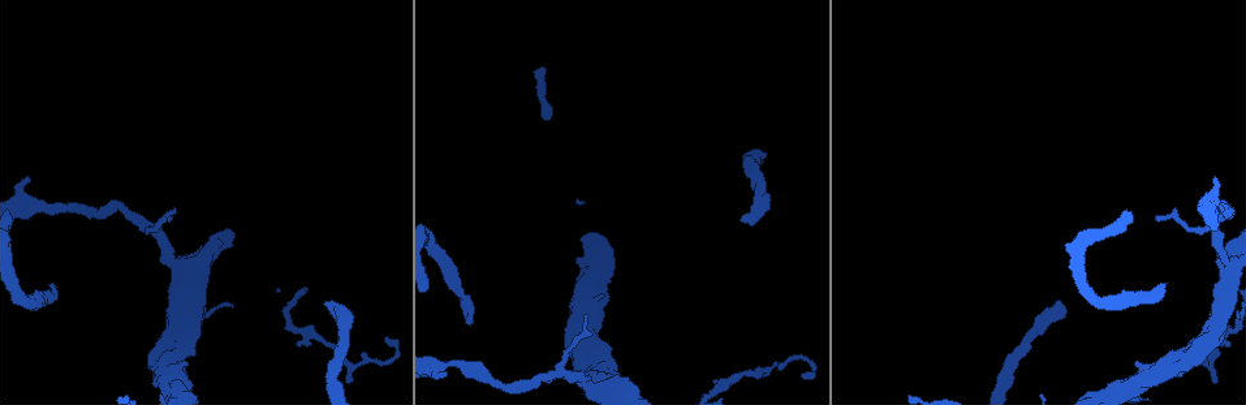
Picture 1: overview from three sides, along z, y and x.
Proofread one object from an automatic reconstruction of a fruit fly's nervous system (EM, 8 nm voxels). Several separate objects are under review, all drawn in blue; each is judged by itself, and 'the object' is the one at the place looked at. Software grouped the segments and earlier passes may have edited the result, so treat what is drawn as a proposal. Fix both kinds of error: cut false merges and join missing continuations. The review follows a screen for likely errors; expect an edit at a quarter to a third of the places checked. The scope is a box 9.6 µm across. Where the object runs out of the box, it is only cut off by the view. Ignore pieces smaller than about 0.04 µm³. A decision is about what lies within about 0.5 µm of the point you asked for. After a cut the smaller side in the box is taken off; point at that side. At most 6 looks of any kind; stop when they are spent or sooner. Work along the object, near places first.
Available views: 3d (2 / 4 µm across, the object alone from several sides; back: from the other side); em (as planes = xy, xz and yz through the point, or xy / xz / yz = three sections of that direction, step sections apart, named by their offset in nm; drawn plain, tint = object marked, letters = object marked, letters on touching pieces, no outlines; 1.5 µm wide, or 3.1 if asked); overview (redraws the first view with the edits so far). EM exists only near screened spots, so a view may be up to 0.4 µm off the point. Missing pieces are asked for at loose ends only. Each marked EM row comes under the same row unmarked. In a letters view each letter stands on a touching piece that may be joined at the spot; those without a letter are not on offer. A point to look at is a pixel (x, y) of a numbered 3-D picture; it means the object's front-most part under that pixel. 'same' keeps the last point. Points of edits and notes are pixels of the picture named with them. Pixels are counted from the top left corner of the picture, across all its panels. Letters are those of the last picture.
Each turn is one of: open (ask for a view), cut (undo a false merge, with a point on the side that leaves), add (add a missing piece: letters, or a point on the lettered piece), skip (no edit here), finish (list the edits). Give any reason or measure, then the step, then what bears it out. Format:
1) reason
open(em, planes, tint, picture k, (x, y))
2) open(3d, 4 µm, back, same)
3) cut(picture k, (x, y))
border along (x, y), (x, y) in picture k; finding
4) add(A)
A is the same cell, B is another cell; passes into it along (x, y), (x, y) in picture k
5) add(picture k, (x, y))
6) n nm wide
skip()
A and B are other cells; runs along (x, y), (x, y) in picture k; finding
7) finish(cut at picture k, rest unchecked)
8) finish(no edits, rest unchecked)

long arm stops here
open(3d, 2 µm, picture 1, (1166, 287))

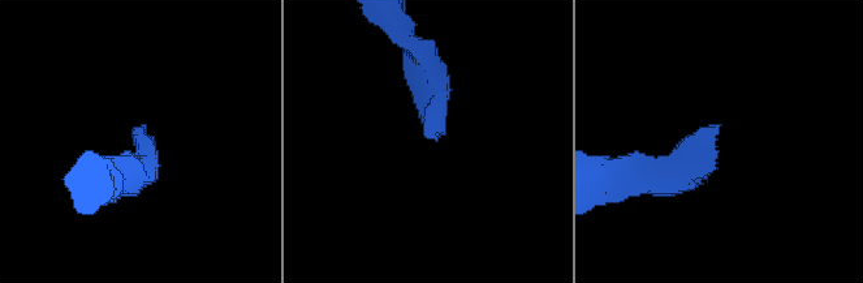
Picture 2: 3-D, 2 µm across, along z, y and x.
open(em, xz, step 4, letters, picture 2, (716, 127))

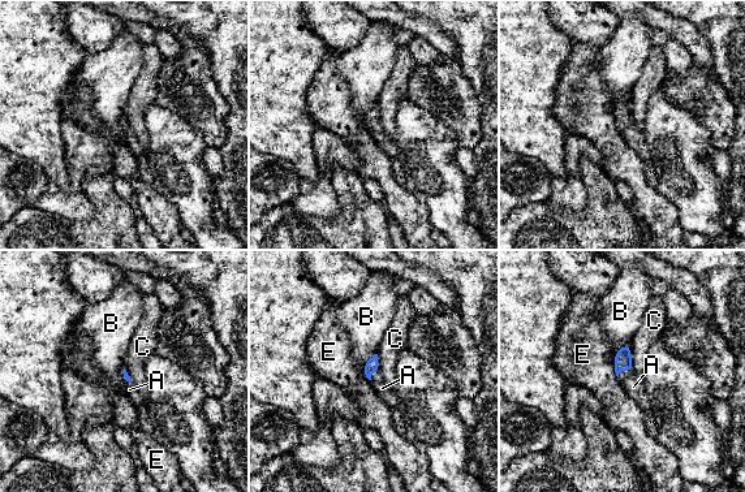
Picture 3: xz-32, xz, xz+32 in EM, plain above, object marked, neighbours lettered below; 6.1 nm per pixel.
add(picture 3, (382, 388))
A is the same cell, B, C and E are other cells; passes into it along (373, 362), (371, 372), (382, 388) in picture 3; the cell continues

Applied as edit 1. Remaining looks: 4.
redraw
open(overview)

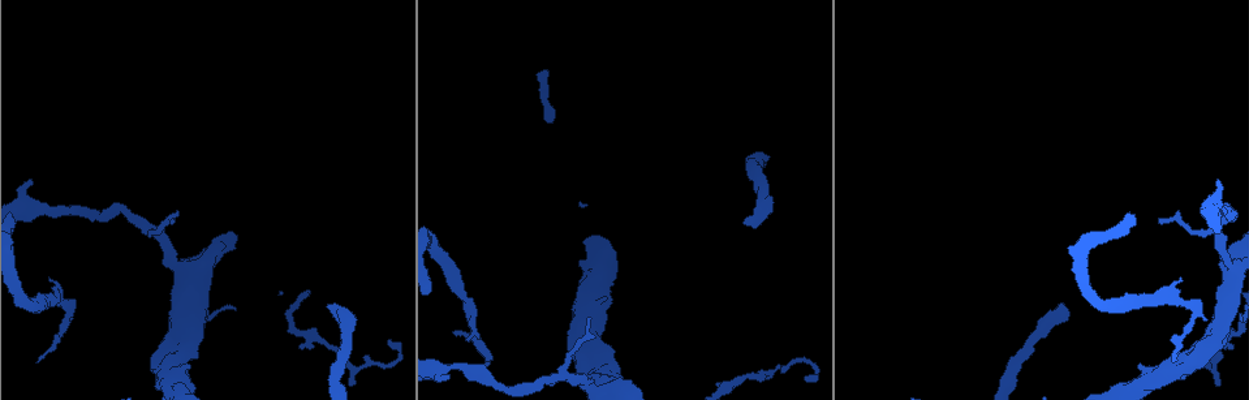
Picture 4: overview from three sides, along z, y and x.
free end
open(em, yz, step 8, letters, picture 4, (742, 222))

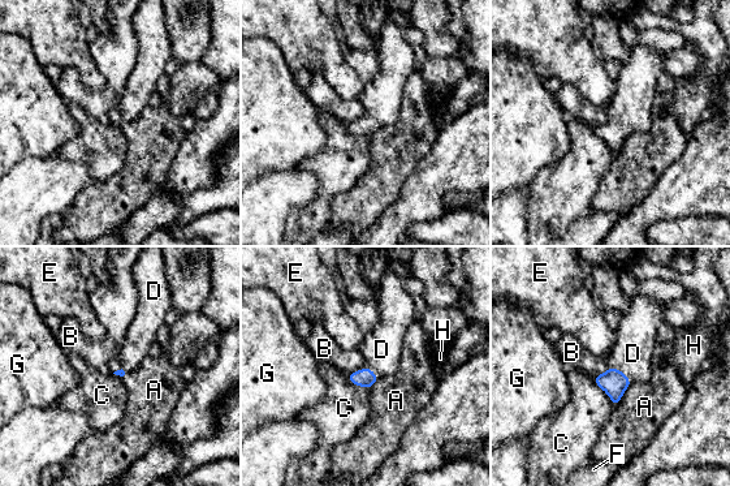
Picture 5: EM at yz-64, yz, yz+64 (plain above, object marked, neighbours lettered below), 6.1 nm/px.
another direction
open(em, planes, letters, same)

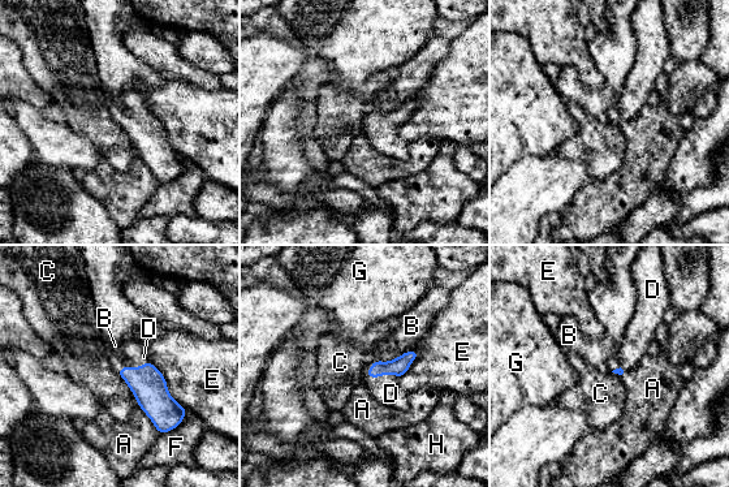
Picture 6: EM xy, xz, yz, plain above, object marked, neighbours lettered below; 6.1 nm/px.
E touches over 400 nm
add(picture 6, (385, 389))
D is the same cell, A, B, C, E, F, G and H are other cells; passes into it along (400, 366), (383, 374), (385, 389) in picture 6; the cell continues

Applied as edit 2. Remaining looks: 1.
finish(add at picture 3, add at picture 6, rest unchecked)

